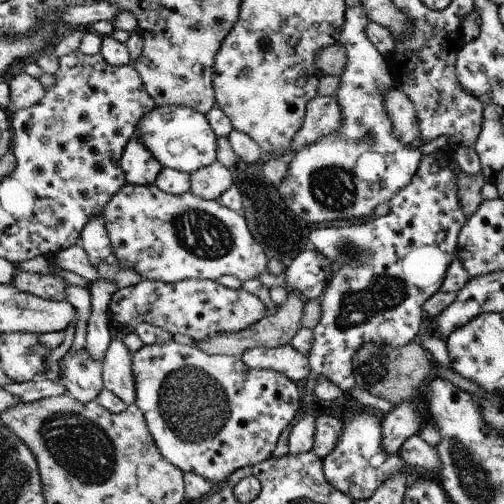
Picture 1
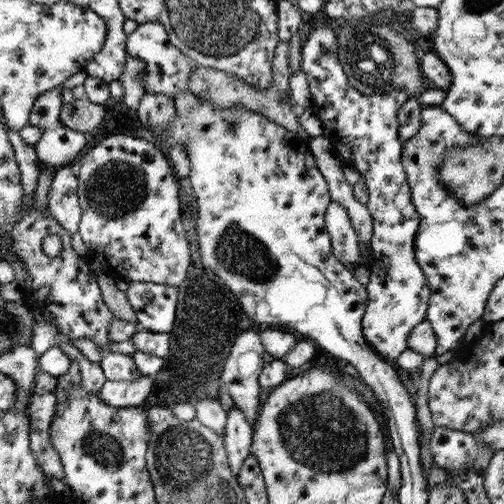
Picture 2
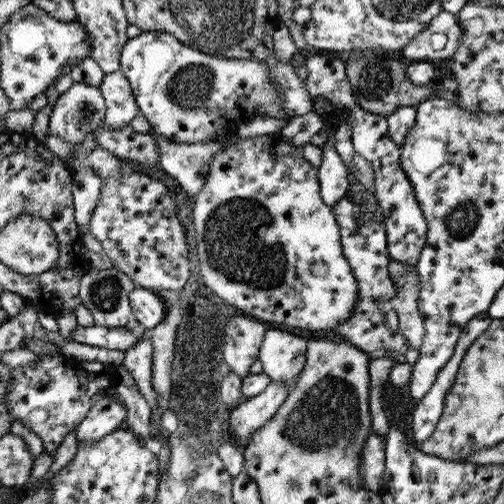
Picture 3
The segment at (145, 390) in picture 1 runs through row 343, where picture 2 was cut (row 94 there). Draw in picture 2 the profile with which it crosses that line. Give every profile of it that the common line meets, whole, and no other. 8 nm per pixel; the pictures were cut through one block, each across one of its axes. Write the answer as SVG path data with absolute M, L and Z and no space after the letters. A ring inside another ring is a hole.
M139 22L139 26L127 38L127 52L129 52L129 56L141 58L145 62L145 72L143 72L143 78L141 78L143 90L169 94L173 98L179 90L187 88L189 72L191 72L193 62L179 48L171 46L171 42L167 38L167 30L165 30L163 24L159 24L159 22Z

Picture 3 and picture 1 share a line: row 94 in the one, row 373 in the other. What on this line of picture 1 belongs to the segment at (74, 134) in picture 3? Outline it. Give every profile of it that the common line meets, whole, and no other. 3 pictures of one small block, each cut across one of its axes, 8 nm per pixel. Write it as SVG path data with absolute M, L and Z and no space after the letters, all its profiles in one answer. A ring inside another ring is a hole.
M83 348L79 352L67 352L55 366L59 372L59 382L65 386L67 394L81 404L93 402L103 390L103 368L101 362L93 360Z

